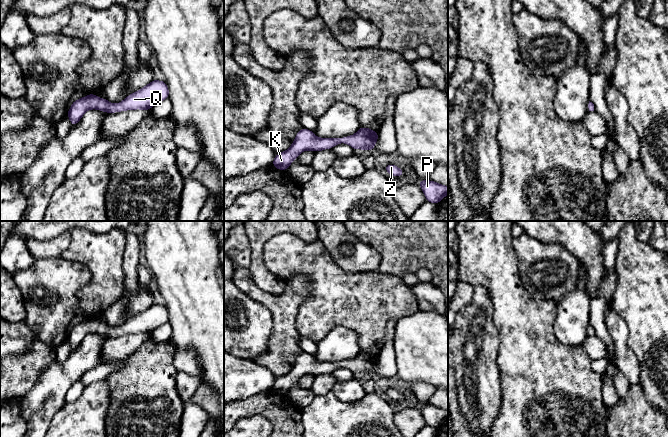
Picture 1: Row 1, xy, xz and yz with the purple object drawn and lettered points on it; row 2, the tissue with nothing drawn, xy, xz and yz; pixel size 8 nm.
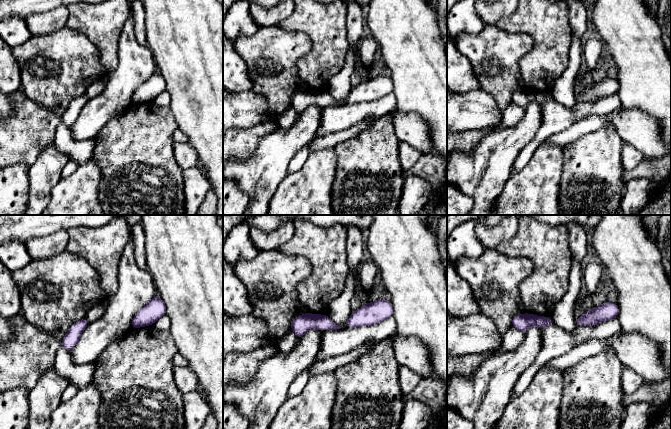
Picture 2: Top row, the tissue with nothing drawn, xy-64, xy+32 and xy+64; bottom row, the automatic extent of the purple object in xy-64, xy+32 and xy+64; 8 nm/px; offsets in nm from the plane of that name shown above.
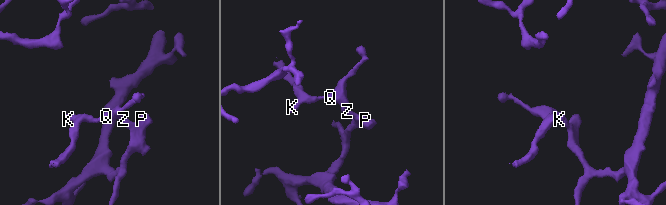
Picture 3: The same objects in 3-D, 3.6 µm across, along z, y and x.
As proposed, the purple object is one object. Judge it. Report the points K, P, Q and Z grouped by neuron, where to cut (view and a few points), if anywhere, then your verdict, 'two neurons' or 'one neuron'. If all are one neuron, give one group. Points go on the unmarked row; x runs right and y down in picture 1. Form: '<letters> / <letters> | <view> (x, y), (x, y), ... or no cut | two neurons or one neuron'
K P Q Z | no cut | one neuron

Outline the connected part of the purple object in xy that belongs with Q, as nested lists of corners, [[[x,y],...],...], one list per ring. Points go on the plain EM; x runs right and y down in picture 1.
[[[153,304],[139,315],[126,320],[119,328],[111,328],[107,323],[88,318],[72,327],[67,340],[72,350],[74,350],[80,345],[85,336],[90,333],[98,333],[107,337],[135,333],[147,335],[166,322],[169,322],[167,308],[164,305]]]

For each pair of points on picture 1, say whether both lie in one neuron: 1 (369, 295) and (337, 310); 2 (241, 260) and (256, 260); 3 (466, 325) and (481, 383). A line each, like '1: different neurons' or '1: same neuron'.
1: same neuron
2: different neurons
3: same neuron

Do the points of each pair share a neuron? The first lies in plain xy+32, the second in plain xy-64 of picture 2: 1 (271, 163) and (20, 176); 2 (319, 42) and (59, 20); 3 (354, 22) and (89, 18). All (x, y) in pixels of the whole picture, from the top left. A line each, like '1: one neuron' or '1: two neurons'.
1: two neurons
2: two neurons
3: two neurons

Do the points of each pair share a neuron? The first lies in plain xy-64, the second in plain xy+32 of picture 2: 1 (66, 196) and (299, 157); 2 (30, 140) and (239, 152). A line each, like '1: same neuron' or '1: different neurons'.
1: different neurons
2: same neuron

